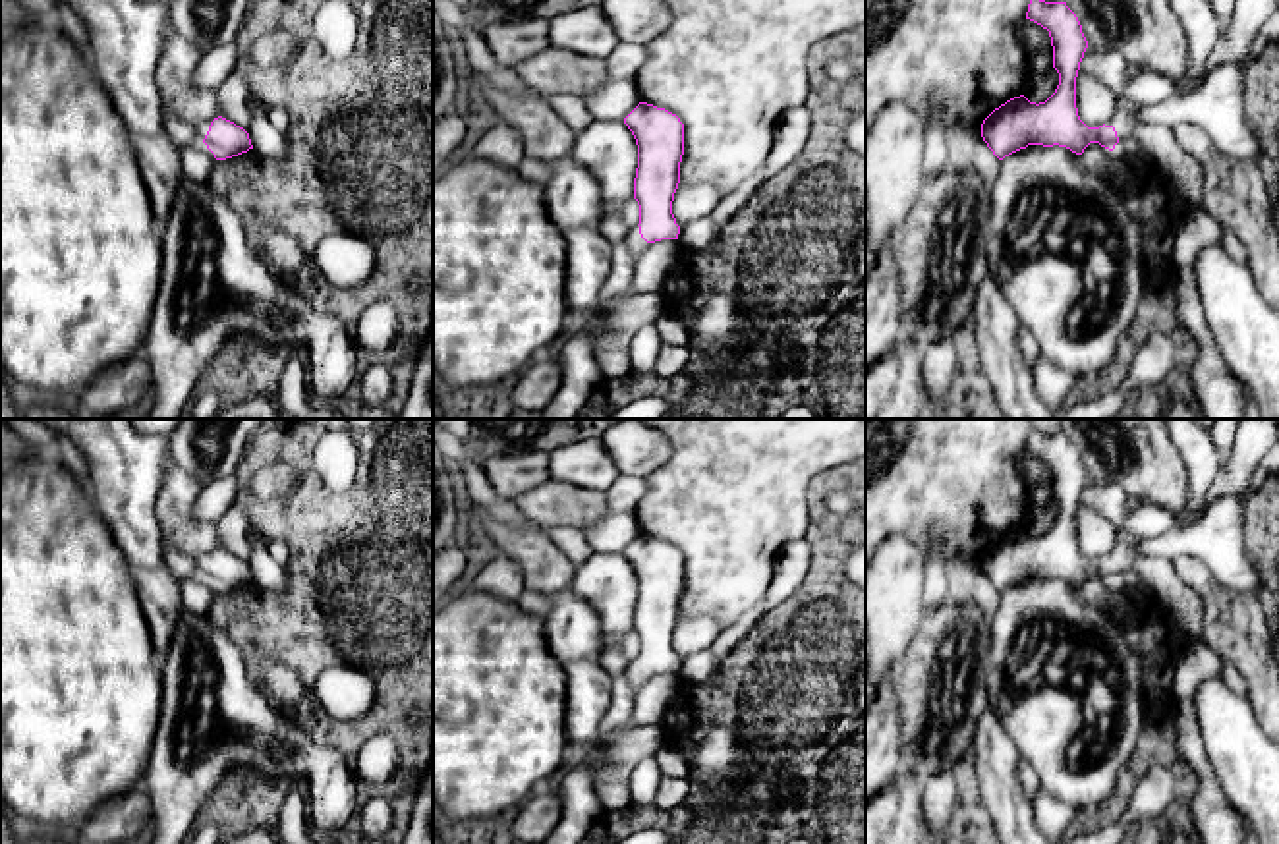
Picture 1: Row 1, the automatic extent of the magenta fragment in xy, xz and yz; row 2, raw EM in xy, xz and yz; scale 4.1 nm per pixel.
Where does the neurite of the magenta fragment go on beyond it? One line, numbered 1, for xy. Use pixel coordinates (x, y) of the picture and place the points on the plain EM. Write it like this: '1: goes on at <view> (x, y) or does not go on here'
1: goes on at xy (203, 561)

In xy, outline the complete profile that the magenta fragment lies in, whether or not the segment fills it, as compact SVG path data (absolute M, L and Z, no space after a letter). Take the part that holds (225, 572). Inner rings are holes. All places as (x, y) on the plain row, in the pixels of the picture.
M222 549L205 552L195 560L195 566L216 593L226 593L253 581L249 566Z

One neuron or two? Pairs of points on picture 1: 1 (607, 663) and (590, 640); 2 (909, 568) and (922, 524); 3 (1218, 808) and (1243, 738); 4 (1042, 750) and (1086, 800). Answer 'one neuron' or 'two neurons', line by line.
1: two neurons
2: two neurons
3: two neurons
4: one neuron

